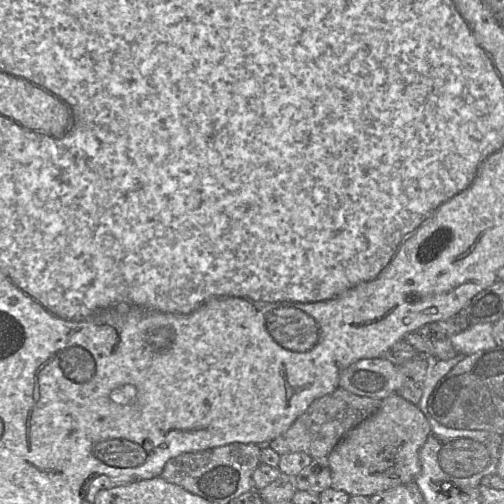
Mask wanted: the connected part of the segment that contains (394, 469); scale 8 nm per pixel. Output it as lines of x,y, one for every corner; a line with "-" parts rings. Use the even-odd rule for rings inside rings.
397,393
388,396
382,400
378,411
350,430
327,457
331,470
331,488
342,490
349,496
371,497
396,486
415,482
422,469
419,452
429,433
430,424
417,405

